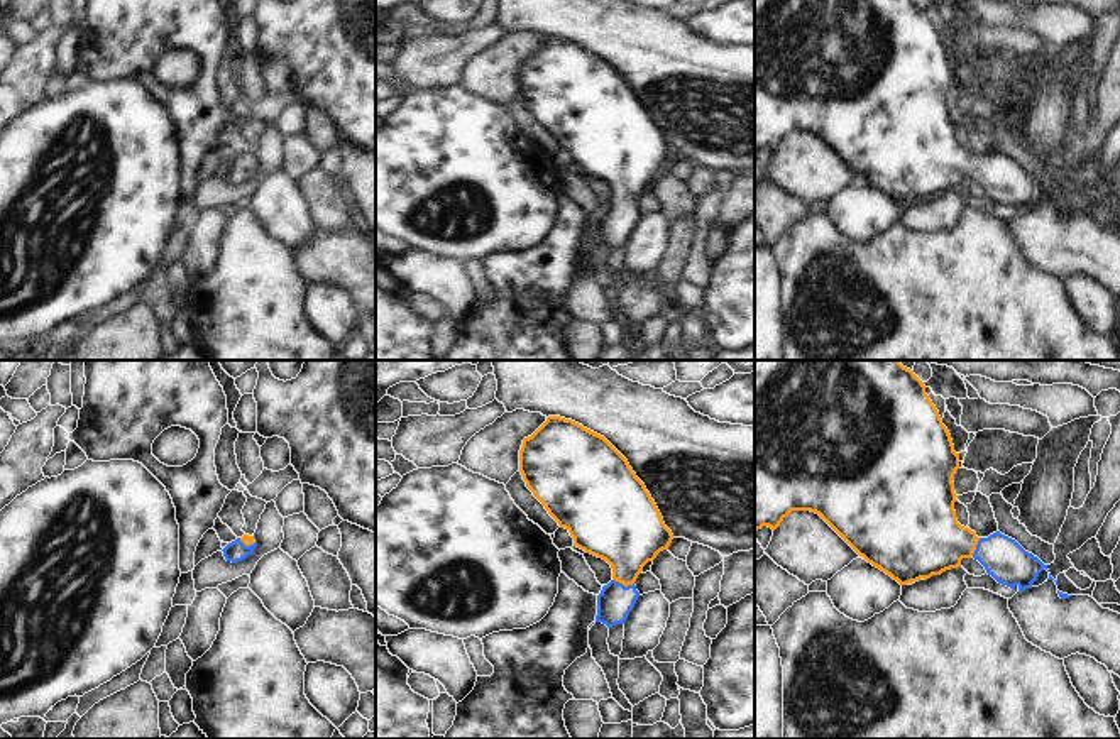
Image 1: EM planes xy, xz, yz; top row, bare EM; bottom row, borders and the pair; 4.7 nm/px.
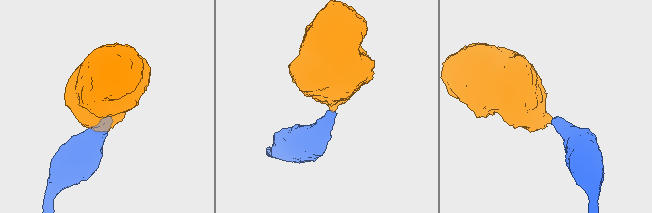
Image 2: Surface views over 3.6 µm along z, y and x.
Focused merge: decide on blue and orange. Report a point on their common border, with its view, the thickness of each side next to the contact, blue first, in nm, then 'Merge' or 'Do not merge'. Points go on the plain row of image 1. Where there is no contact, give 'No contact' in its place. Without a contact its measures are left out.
Touches blue at xz (621, 205). Thickness 170 nm (blue) against 340 nm. Merge

